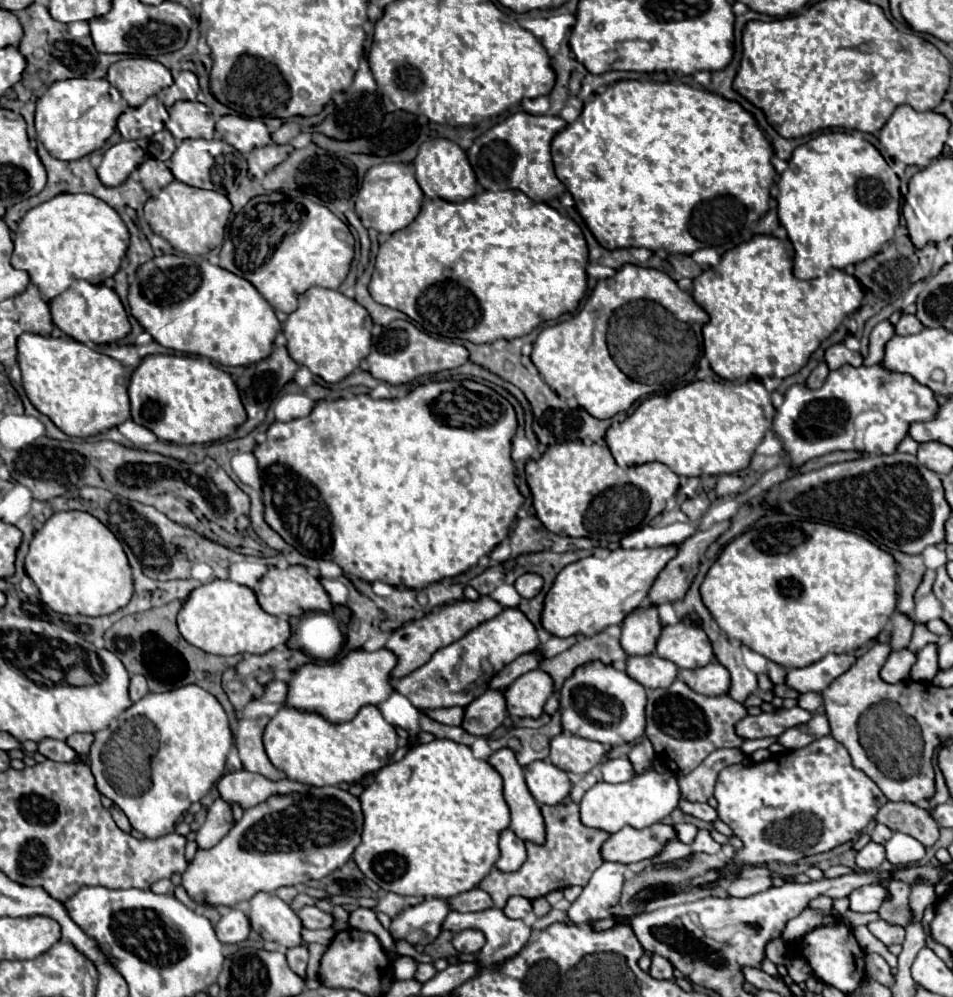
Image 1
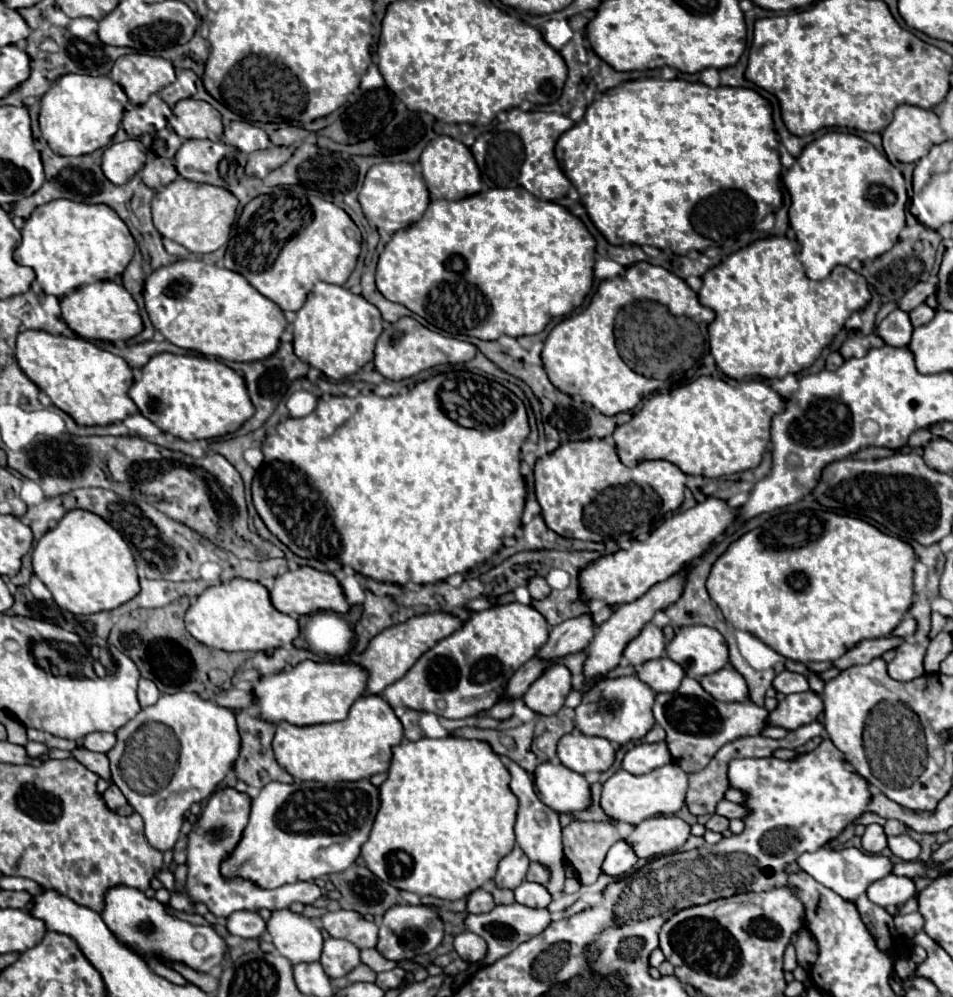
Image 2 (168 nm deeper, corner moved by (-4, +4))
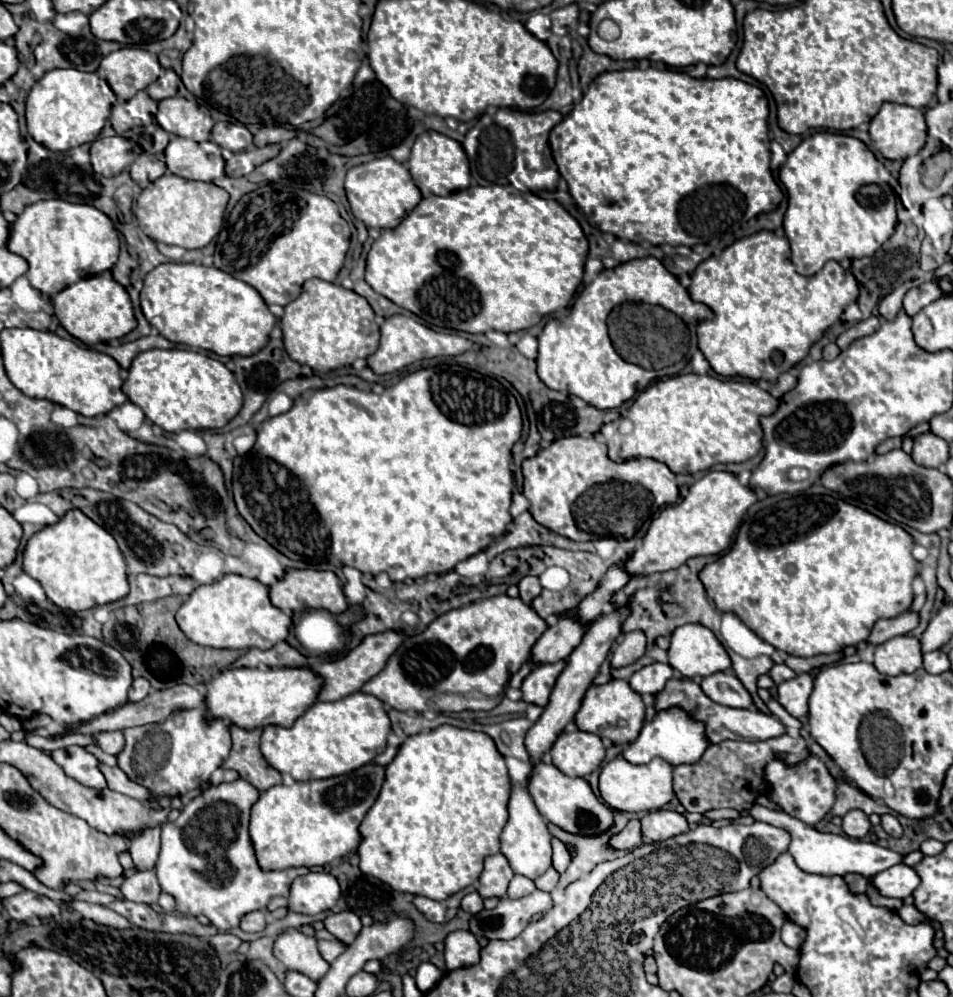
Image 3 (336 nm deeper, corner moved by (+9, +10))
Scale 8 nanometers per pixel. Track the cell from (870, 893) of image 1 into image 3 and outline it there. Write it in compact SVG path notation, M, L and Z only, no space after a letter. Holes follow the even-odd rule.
M894 865L878 875L874 875L870 879L870 883L880 891L880 895L884 897L896 897L896 899L904 899L908 895L912 895L912 891L918 887L920 879L916 875L916 871L908 865Z

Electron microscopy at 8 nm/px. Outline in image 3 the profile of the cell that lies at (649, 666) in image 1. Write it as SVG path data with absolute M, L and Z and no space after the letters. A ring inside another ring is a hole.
M652 663L652 665L642 667L640 671L636 671L630 677L630 687L640 695L644 695L644 693L656 695L658 691L664 689L666 681L672 675L674 675L674 669L668 663Z

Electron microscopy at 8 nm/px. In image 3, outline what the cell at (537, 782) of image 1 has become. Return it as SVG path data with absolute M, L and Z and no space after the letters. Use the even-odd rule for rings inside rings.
M534 763L534 769L528 777L528 793L534 799L538 811L554 825L570 831L570 833L586 833L596 835L606 831L612 825L612 811L598 801L598 797L592 793L590 785L582 777L568 777L560 769L556 769L552 763Z

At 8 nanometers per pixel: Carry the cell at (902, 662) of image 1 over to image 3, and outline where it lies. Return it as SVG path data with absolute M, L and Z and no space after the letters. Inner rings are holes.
M900 635L878 645L874 651L874 667L882 675L914 673L922 667L920 641L912 635Z

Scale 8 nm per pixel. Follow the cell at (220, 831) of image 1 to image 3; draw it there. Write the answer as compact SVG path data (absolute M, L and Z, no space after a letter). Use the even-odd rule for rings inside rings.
M244 779L232 783L220 783L204 789L196 795L180 813L174 823L166 823L162 829L162 849L156 861L158 883L164 893L172 895L176 901L176 911L182 915L206 915L212 925L220 931L228 931L238 925L238 919L250 911L266 909L268 901L278 895L288 895L292 881L300 875L306 875L306 867L286 869L286 871L262 871L254 859L254 847L250 847L248 819L250 807L258 799L258 789L250 787Z

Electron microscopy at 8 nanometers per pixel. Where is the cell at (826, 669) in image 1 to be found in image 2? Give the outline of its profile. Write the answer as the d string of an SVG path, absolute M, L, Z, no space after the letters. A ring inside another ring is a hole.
M897 635L879 637L879 639L865 639L865 641L861 641L855 649L847 651L841 659L837 659L837 661L835 661L835 667L837 667L837 669L847 669L847 667L851 667L851 665L869 663L869 661L881 657L885 651L899 647L903 641L905 641L905 639L903 639L903 637L897 637Z

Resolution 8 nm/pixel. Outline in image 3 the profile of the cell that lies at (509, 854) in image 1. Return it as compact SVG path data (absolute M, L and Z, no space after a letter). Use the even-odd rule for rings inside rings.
M502 853L490 855L484 861L484 871L480 875L478 893L482 897L504 897L512 877L514 877L514 871L504 855Z

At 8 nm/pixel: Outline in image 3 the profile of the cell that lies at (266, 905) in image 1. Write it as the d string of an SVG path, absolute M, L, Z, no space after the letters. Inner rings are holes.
M286 929L274 939L274 957L280 959L286 969L302 971L310 975L314 981L322 979L328 971L328 963L320 957L316 939L312 935L302 933L300 929Z

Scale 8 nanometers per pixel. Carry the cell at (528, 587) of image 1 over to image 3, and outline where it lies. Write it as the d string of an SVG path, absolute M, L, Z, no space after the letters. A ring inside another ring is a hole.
M524 577L520 583L518 583L518 589L520 589L520 599L524 601L524 603L528 603L530 605L530 601L536 597L536 595L540 595L540 591L542 591L542 587L540 587L540 583L538 583L538 577Z

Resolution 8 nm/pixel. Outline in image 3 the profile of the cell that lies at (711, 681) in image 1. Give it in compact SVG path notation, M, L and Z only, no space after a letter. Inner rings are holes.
M714 673L702 679L702 691L716 703L726 707L750 707L752 699L750 693L744 689L740 679L734 673Z

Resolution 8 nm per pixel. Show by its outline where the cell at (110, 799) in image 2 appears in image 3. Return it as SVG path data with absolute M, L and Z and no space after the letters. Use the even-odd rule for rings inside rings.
M72 745L66 749L52 751L50 755L66 771L66 775L76 779L78 783L92 787L92 789L98 789L98 791L106 789L106 779L98 771L98 759L90 753L86 753L82 747Z

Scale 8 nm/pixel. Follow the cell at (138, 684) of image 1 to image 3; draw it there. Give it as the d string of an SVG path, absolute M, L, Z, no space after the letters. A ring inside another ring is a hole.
M138 677L138 679L134 679L134 683L132 683L132 687L130 687L130 695L128 695L128 699L130 699L132 703L142 701L142 699L148 695L148 691L150 691L150 683L148 683L148 679Z

